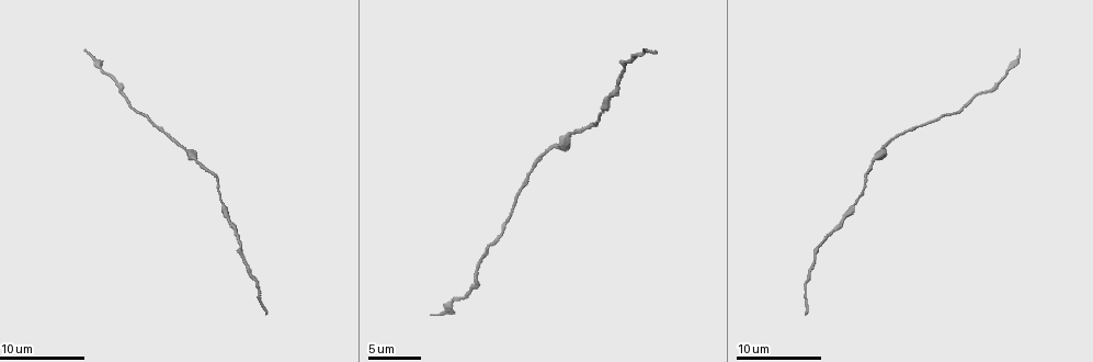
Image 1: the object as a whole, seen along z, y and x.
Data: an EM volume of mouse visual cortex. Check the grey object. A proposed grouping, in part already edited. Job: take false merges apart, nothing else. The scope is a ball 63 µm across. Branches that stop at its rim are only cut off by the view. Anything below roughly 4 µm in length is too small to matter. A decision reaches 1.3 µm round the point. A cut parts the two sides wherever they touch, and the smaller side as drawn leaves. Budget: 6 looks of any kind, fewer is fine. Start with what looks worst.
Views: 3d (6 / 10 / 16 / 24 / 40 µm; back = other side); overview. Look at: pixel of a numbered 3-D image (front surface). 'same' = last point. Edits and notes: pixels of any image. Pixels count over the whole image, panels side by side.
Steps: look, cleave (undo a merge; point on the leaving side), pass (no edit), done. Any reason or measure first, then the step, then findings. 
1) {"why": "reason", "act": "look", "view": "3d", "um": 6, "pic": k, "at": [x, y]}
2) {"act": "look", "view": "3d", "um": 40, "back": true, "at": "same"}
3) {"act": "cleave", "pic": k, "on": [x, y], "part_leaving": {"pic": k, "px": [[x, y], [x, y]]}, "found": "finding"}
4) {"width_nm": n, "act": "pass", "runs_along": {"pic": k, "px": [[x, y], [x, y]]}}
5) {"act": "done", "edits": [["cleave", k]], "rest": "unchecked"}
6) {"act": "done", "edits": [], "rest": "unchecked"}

{"act": "look", "view": "3d", "um": 10, "pic": 1, "at": [559, 144]}

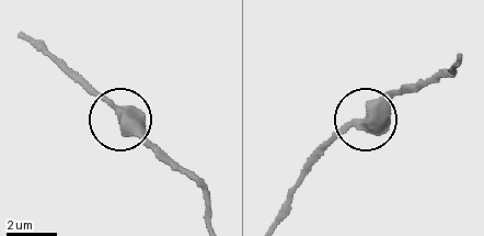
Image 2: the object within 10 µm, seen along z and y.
{"why": "other side", "act": "look", "view": "3d", "um": 10, "back": true, "pic": 2, "at": [364, 121]}

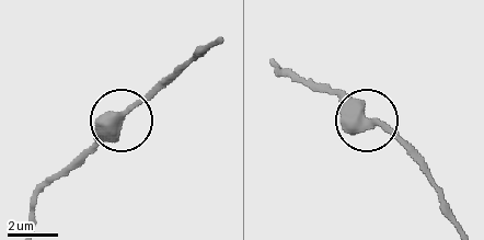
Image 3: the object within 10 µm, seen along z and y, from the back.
{"width_nm": 480, "act": "pass", "found": "continuous, no second cell"}

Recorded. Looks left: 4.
{"why": "sudden change in width", "act": "look", "view": "3d", "um": 16, "pic": 1, "at": [478, 273]}

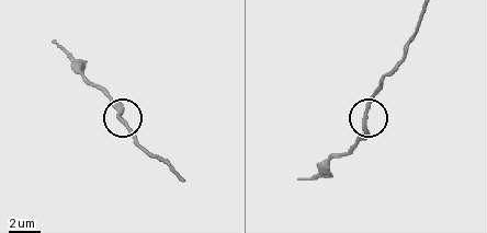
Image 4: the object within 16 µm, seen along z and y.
{"width_nm": 240, "act": "pass", "runs_along": {"pic": 4, "px": [[183, 177], [139, 144], [108, 91]]}, "found": "all the same cell"}

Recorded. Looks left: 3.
{"why": "calibre changes", "act": "look", "view": "3d", "um": 6, "pic": 1, "at": [821, 243]}

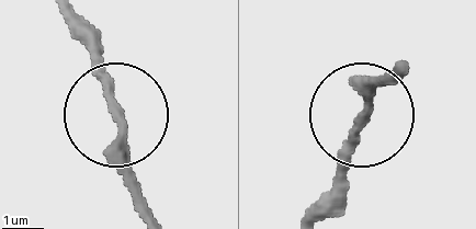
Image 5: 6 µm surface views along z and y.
{"act": "pass", "runs_along": {"pic": 5, "px": [[307, 212], [377, 79]]}, "found": "one cell here"}

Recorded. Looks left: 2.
{"act": "done", "edits": [], "rest": "unchecked"}

